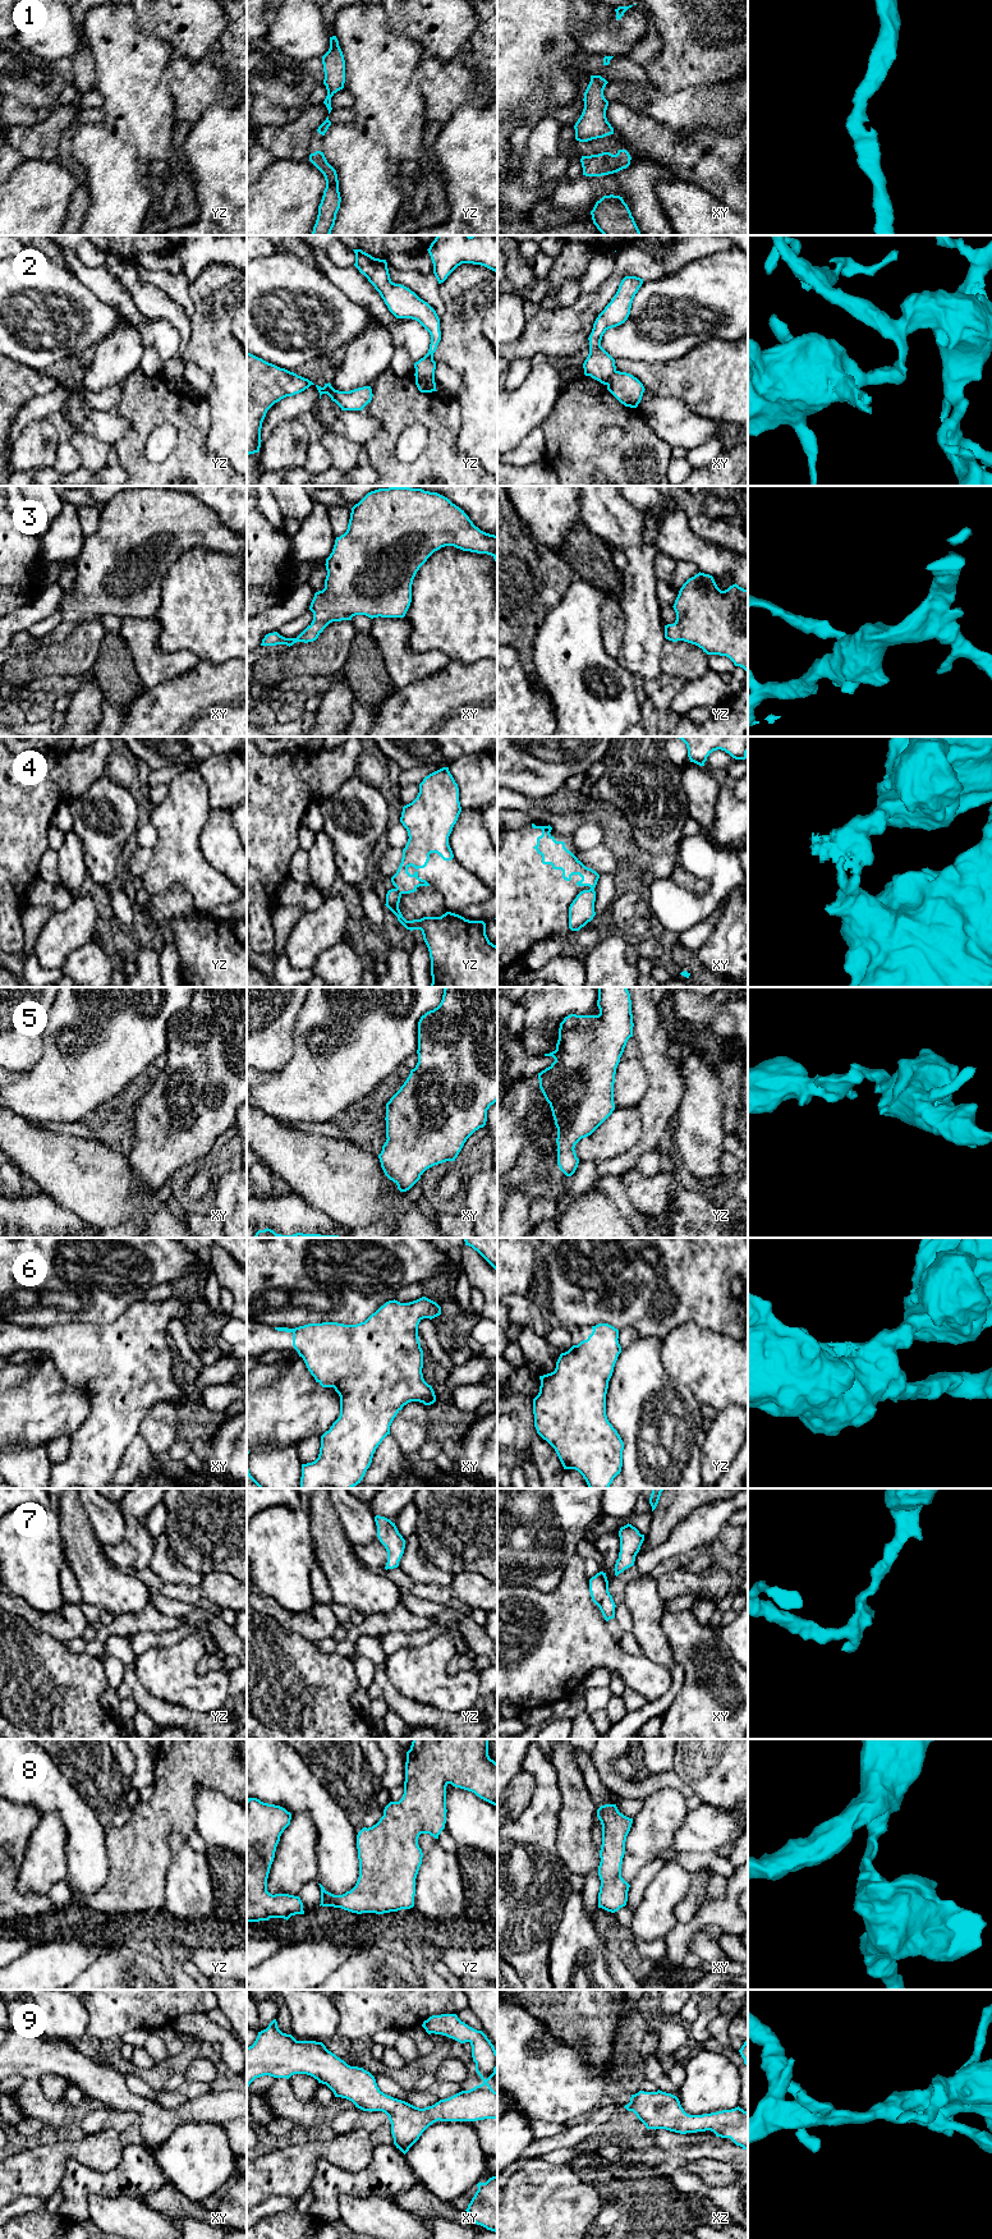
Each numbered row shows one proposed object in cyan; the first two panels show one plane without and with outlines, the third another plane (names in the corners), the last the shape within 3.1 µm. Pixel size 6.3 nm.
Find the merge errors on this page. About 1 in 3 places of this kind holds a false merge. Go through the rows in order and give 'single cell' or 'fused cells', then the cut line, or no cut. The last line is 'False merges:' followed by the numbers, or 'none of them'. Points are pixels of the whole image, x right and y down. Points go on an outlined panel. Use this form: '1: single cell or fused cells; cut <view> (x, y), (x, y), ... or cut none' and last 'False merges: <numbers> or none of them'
1: single cell; cut none
2: fused cells; cut yz (416, 376), (434, 381)
3: single cell; cut none
4: fused cells; cut yz (395, 889), (400, 894)
5: single cell; cut none
6: fused cells; cut yz (616, 1356), (598, 1345), (578, 1348), (572, 1376)
7: single cell; cut none
8: single cell; cut none
9: single cell; cut none
False merges: 2, 4, 6

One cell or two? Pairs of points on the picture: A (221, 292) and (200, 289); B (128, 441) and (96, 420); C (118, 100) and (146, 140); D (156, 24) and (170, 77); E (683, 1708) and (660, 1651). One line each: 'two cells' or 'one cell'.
A: one cell
B: two cells
C: one cell
D: two cells
E: two cells

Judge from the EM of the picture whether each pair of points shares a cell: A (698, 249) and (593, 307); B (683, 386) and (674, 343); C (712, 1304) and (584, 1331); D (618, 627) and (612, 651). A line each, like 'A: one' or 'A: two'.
A: one
B: two
C: two
D: one

